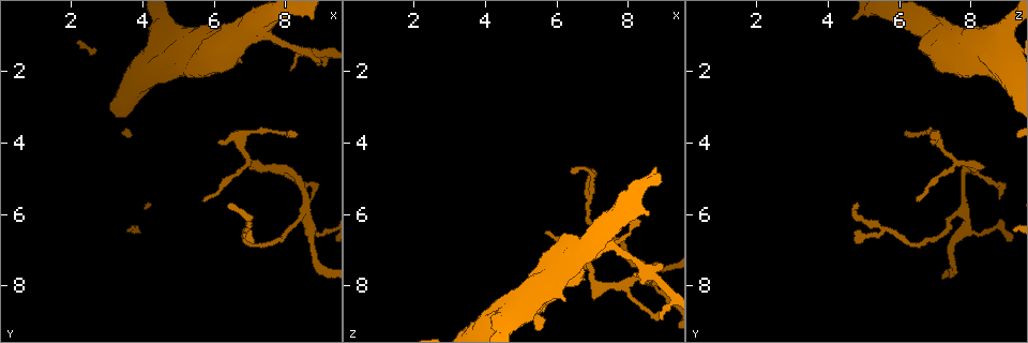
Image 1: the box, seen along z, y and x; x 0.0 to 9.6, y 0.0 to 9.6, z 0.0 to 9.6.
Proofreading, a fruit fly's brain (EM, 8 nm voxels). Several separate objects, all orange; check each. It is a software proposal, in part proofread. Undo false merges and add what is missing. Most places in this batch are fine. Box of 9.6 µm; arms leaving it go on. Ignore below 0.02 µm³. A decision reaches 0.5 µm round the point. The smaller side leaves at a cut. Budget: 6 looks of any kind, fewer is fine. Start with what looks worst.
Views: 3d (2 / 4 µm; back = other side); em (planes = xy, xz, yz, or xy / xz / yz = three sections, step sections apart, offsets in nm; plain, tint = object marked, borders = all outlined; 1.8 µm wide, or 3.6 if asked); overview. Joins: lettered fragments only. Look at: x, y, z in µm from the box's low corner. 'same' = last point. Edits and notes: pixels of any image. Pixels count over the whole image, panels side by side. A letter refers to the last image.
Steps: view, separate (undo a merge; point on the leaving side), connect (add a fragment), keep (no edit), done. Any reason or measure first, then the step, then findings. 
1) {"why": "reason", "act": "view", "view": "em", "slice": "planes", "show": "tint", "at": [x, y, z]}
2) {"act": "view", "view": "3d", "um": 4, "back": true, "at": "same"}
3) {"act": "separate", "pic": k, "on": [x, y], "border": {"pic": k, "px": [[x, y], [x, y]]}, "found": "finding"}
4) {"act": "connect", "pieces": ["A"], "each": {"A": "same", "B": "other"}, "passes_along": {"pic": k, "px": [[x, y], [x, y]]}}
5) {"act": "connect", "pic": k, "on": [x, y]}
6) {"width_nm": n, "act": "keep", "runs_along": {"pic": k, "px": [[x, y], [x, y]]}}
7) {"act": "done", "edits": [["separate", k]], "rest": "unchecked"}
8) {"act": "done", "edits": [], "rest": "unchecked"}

{"why": "four or more arms meet", "act": "view", "view": "em", "slice": "planes", "show": "plain", "at": [8.60, 6.00, 7.80]}

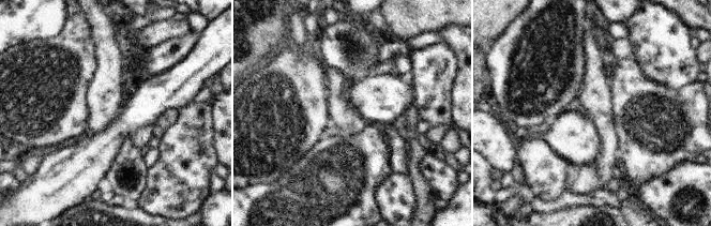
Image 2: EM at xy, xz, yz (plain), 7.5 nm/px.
{"act": "view", "view": "em", "slice": "planes", "show": "borders", "at": "same"}

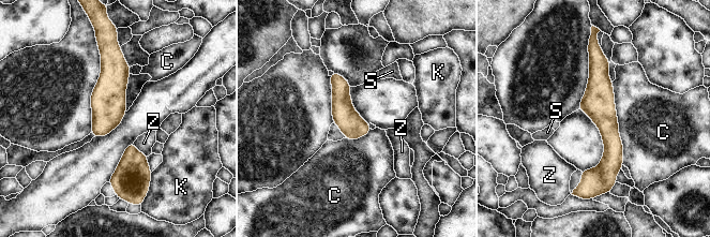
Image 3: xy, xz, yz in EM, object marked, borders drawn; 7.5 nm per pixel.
{"width_nm": 190, "act": "keep", "each": {"C": "other", "K": "other", "S": "other", "Z": "other"}, "found": "continuous, no second neuron"}

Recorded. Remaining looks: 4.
{"why": "thin end", "act": "view", "view": "em", "slice": "xy", "step": 16, "show": "borders", "at": [6.05, 3.95, 6.90]}

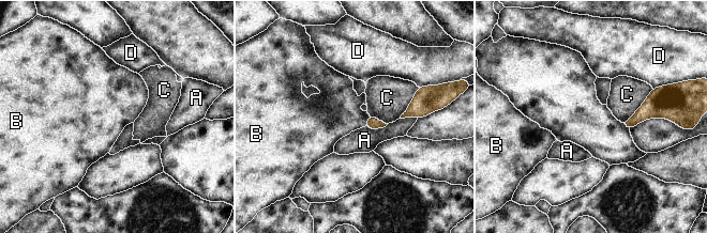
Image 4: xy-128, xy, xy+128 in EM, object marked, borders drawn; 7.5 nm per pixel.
{"longest_contact_nm": ["C", 340], "act": "connect", "pieces": ["B"], "each": {"A": "other", "B": "same", "C": "other", "D": "other"}, "found": "it goes on there"}

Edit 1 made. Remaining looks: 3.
{"why": "an open end", "act": "view", "view": "em", "slice": "planes", "show": "tint", "at": [8.20, 1.95, 7.65]}

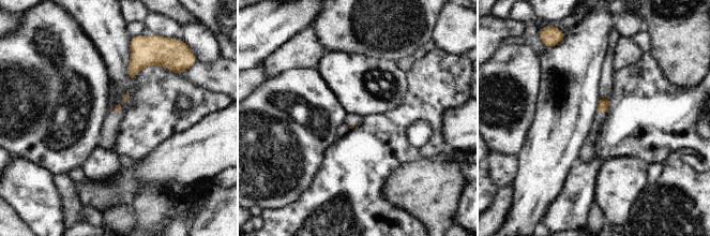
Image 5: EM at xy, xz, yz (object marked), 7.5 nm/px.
{"act": "view", "view": "em", "slice": "planes", "show": "borders", "at": "same"}

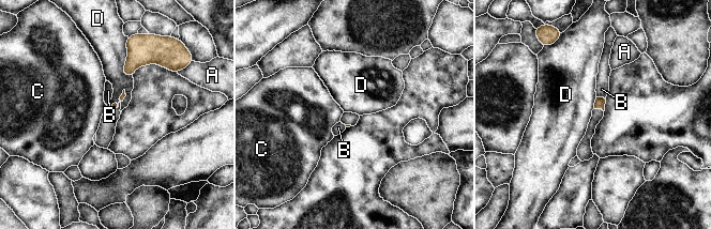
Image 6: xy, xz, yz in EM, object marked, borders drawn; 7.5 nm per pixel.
{"act": "keep", "each": {"A": "other", "B": "other", "C": "other", "D": "other"}, "border": {"pic": 6, "px": [[126, 43], [123, 73], [129, 78]]}, "found": "none of them fits"}

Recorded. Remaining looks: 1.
{"act": "done", "edits": [["connect", 4]], "rest": "unchecked"}

